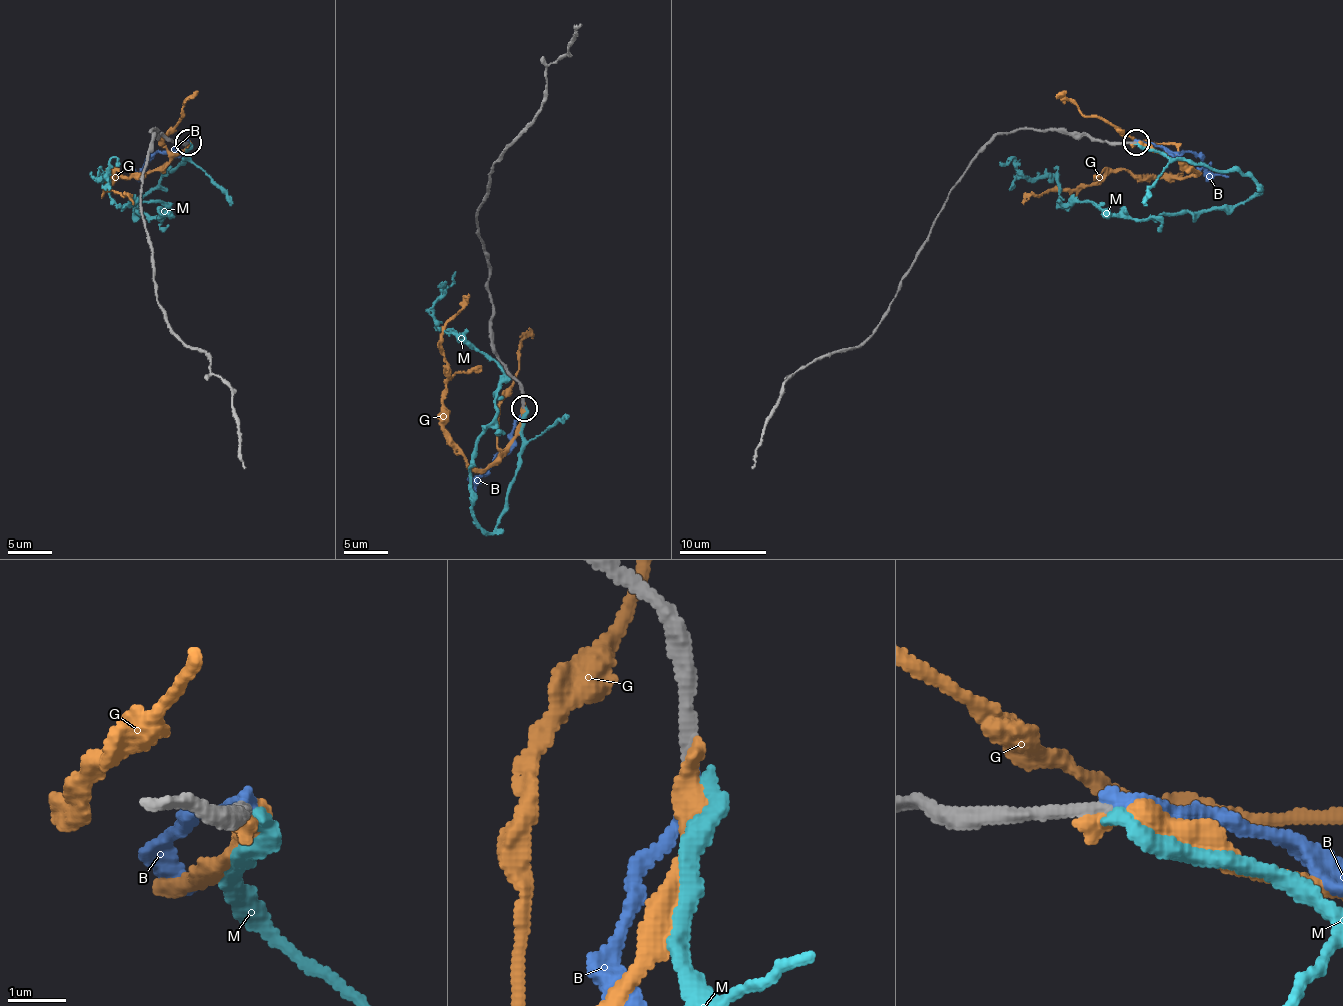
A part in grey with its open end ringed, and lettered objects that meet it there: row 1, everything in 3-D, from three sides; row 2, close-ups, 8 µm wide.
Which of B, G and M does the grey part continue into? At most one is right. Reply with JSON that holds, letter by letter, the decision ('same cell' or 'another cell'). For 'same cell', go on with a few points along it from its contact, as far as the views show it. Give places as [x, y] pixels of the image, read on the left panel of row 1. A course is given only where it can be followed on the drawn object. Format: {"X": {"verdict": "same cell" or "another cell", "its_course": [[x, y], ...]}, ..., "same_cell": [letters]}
{"B": {"verdict": "another cell"}, "G": {"verdict": "another cell"}, "M": {"verdict": "same cell", "its_course": [[189, 141], [137, 203], [159, 220], [159, 203], [117, 205], [98, 179], [119, 161]]}, "same_cell": ["M"]}

